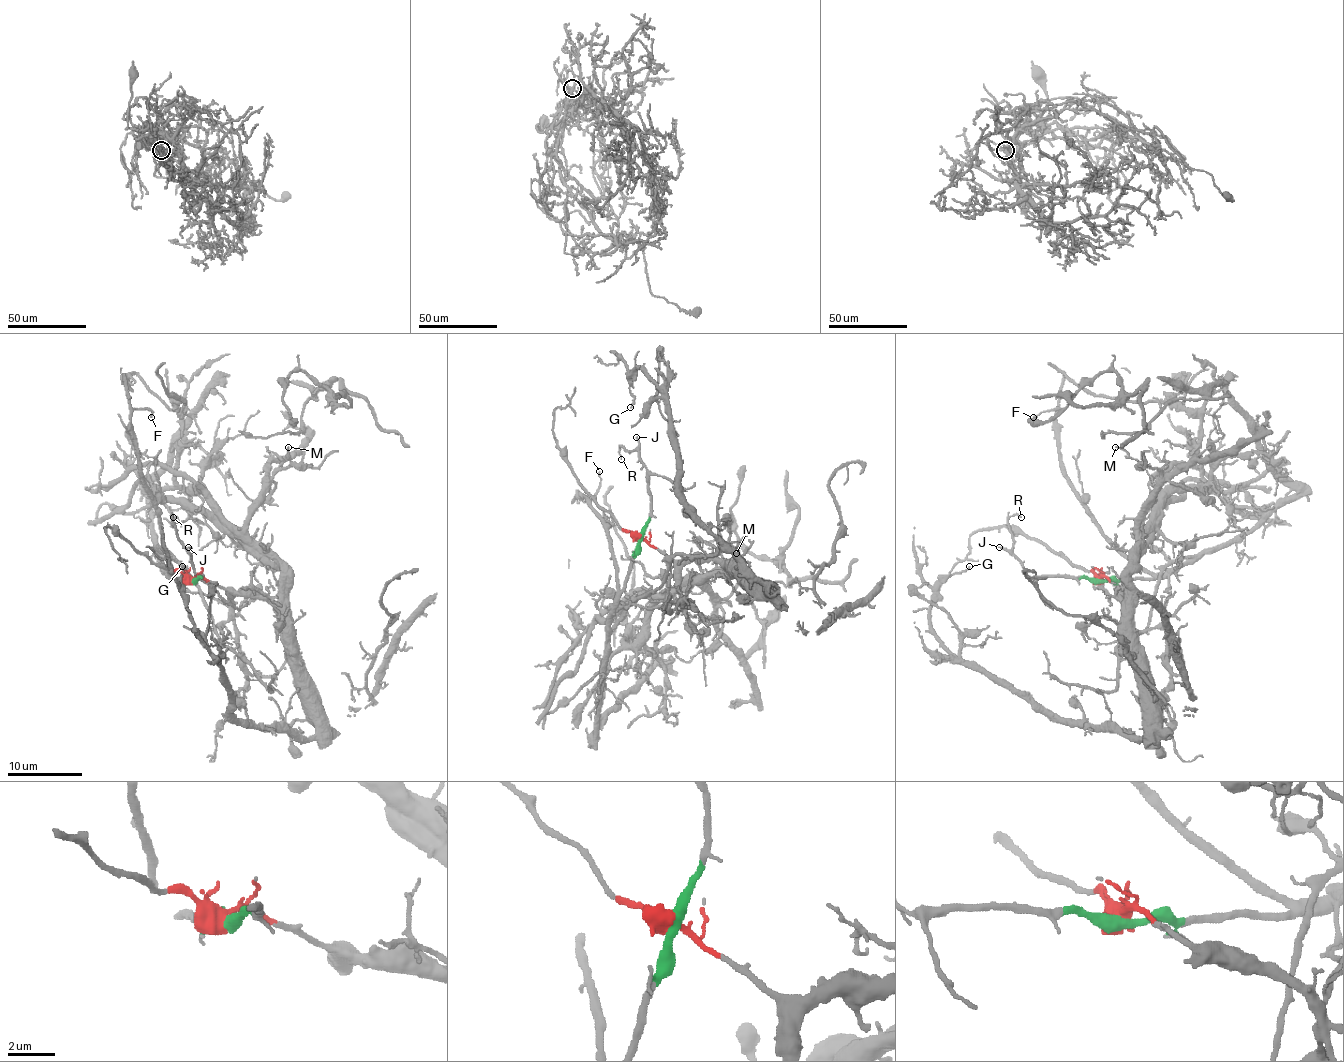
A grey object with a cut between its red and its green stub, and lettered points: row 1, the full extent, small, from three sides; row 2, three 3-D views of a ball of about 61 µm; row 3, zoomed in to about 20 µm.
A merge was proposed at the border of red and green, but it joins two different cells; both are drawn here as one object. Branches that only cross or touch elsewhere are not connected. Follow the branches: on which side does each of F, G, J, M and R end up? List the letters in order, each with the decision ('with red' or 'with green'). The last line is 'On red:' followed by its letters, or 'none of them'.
F: with green
G: with red
J: with green
M: with red
R: with green
On red: G, M

